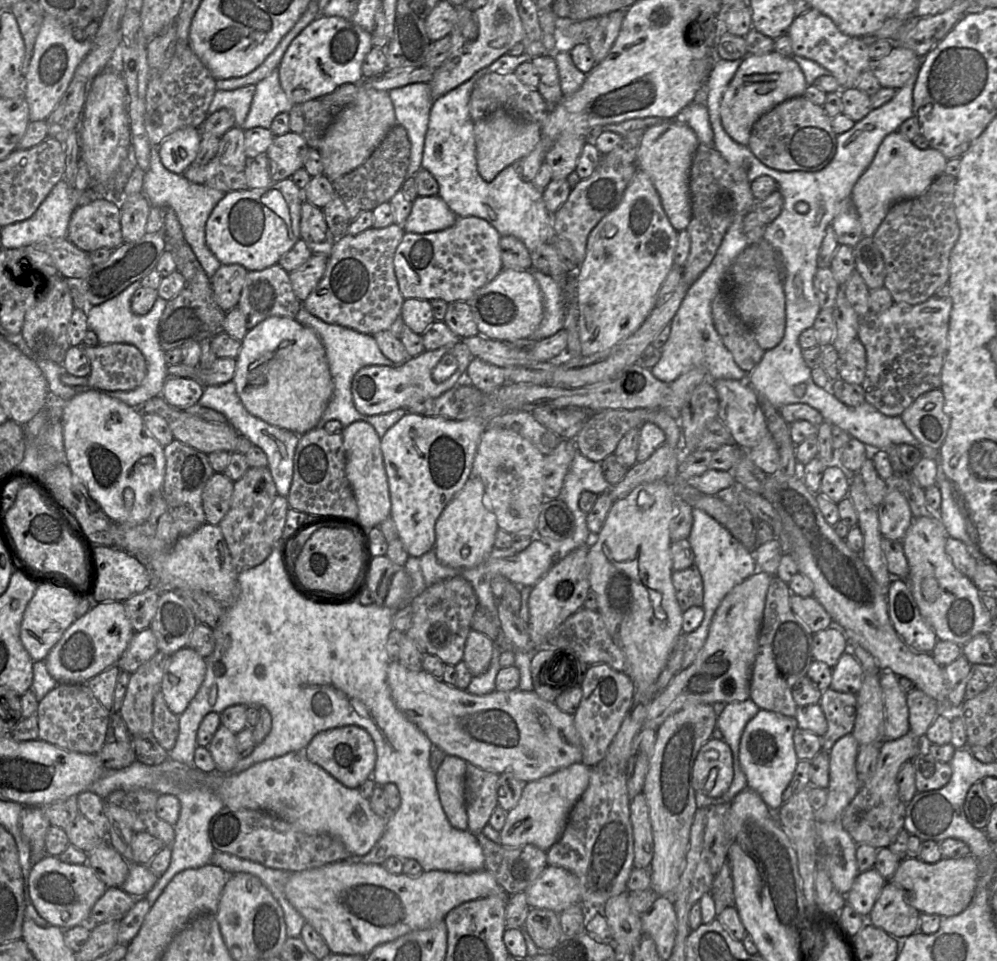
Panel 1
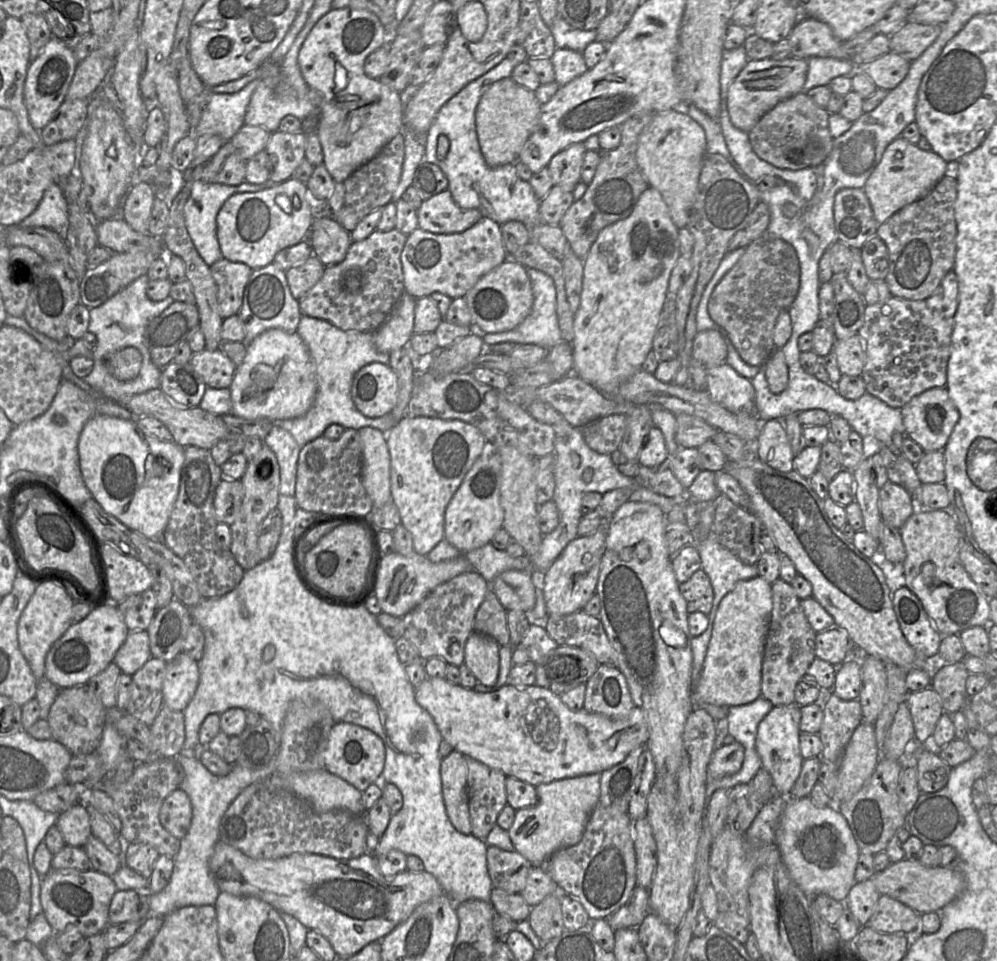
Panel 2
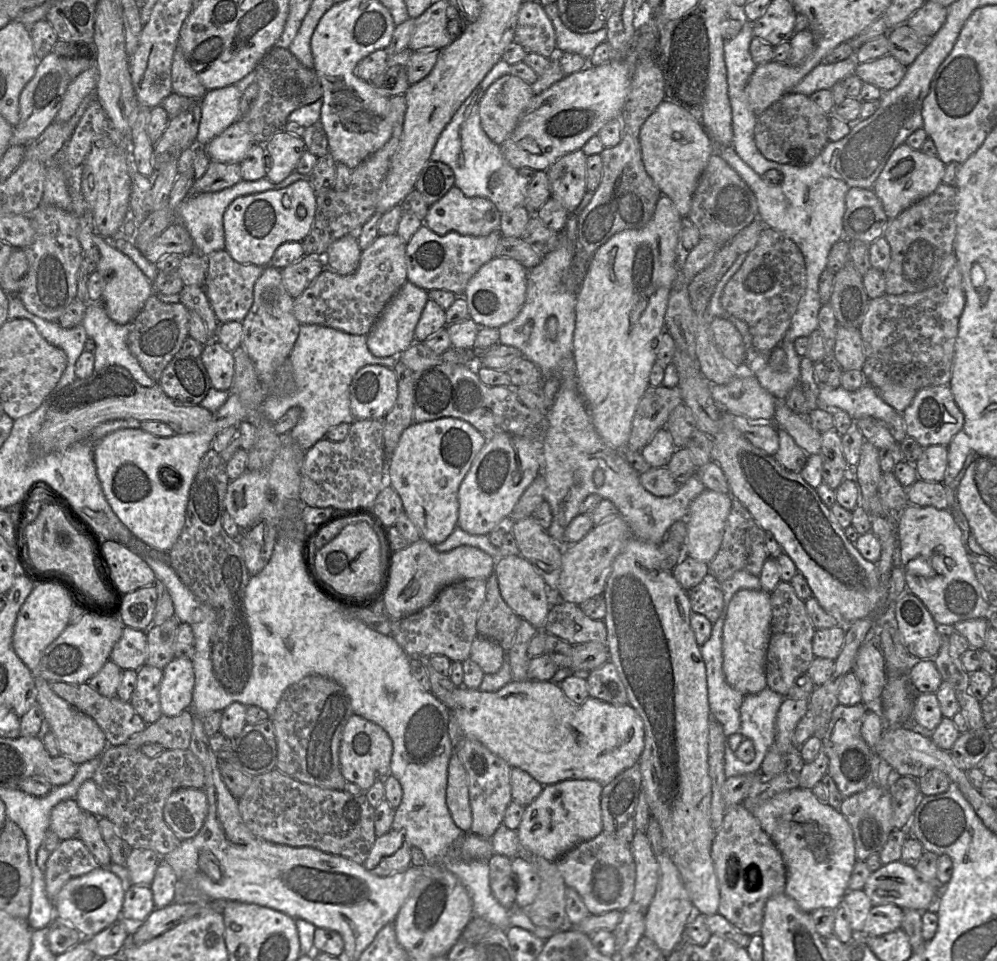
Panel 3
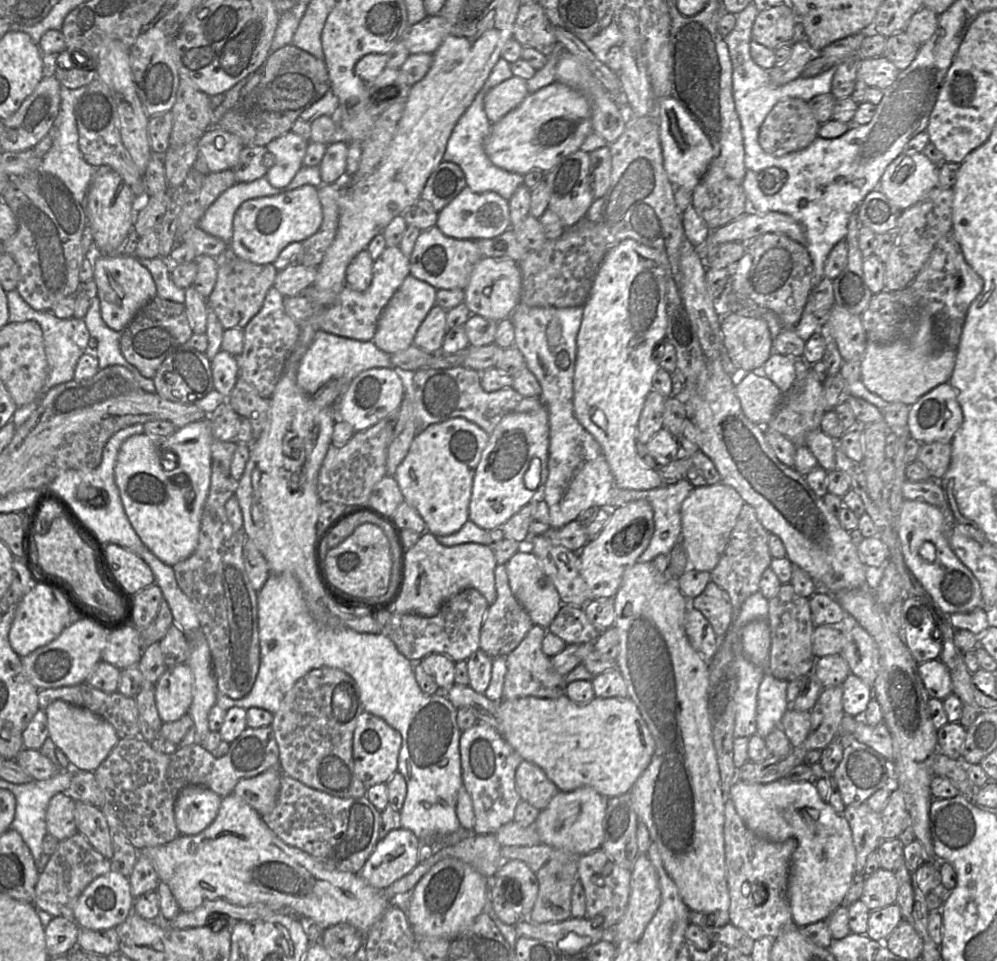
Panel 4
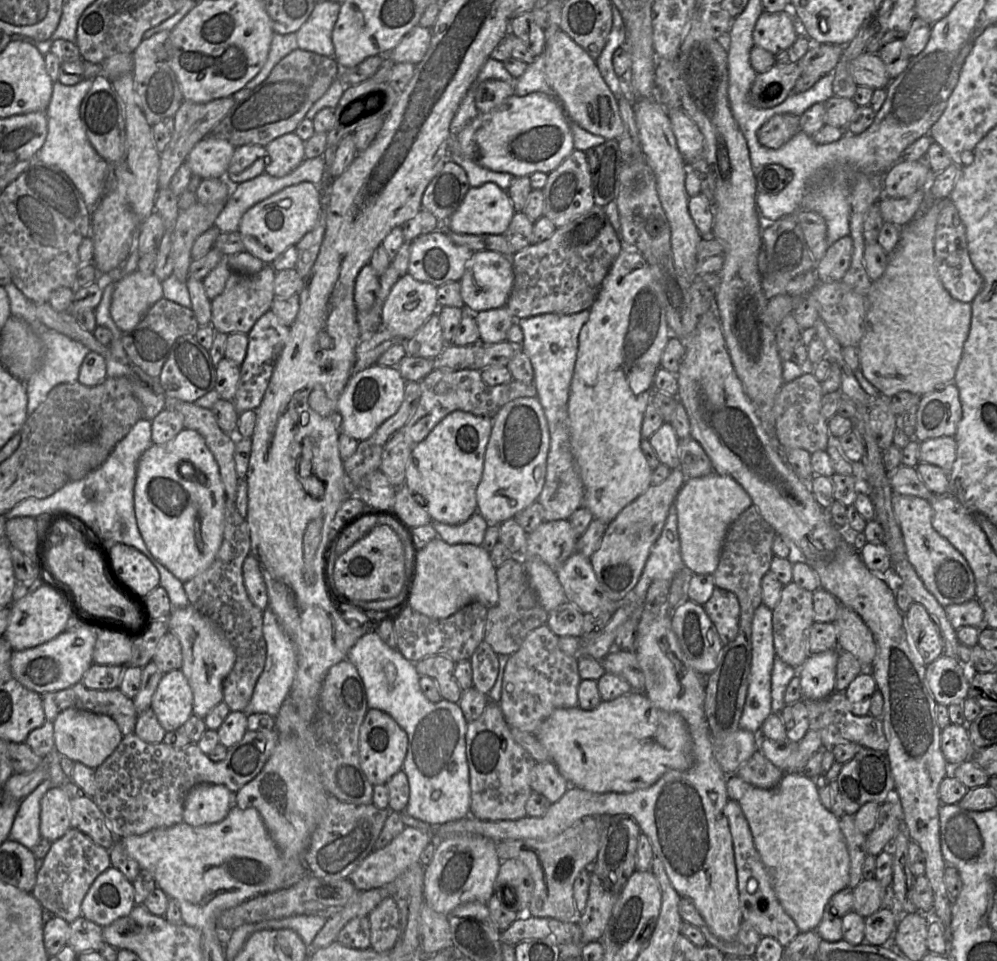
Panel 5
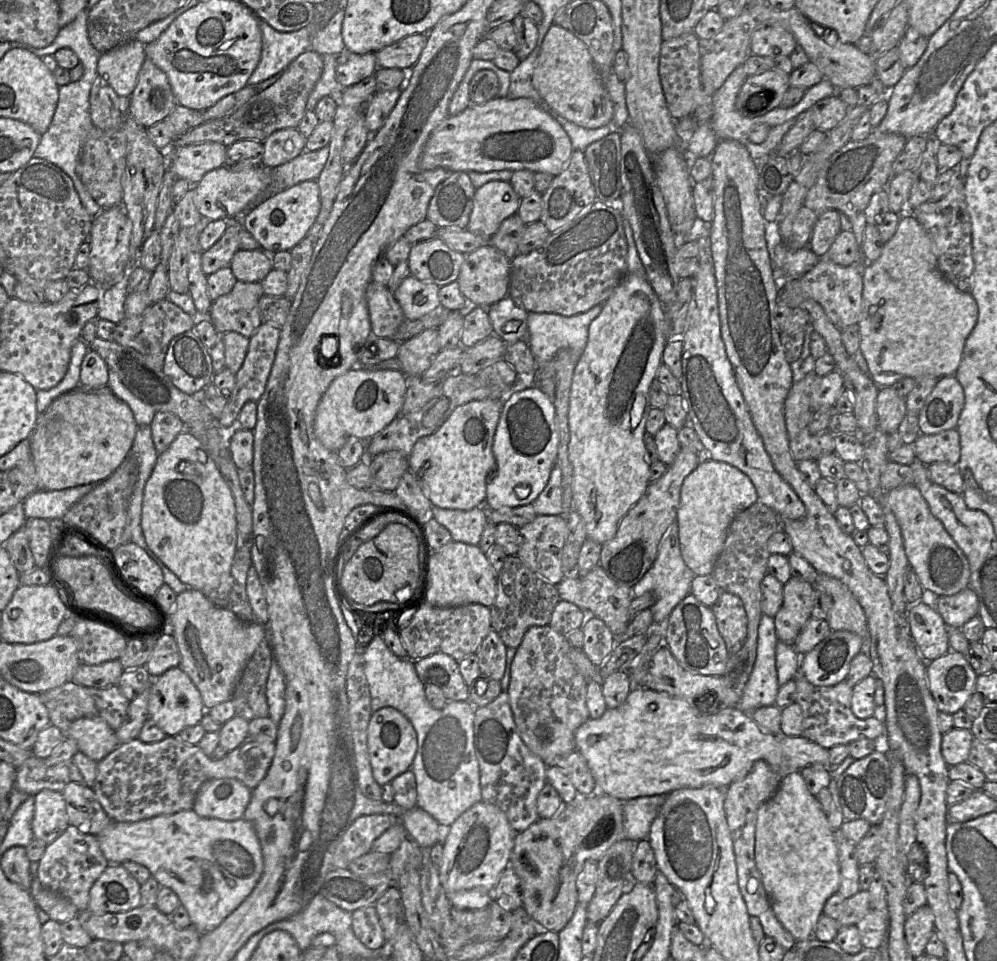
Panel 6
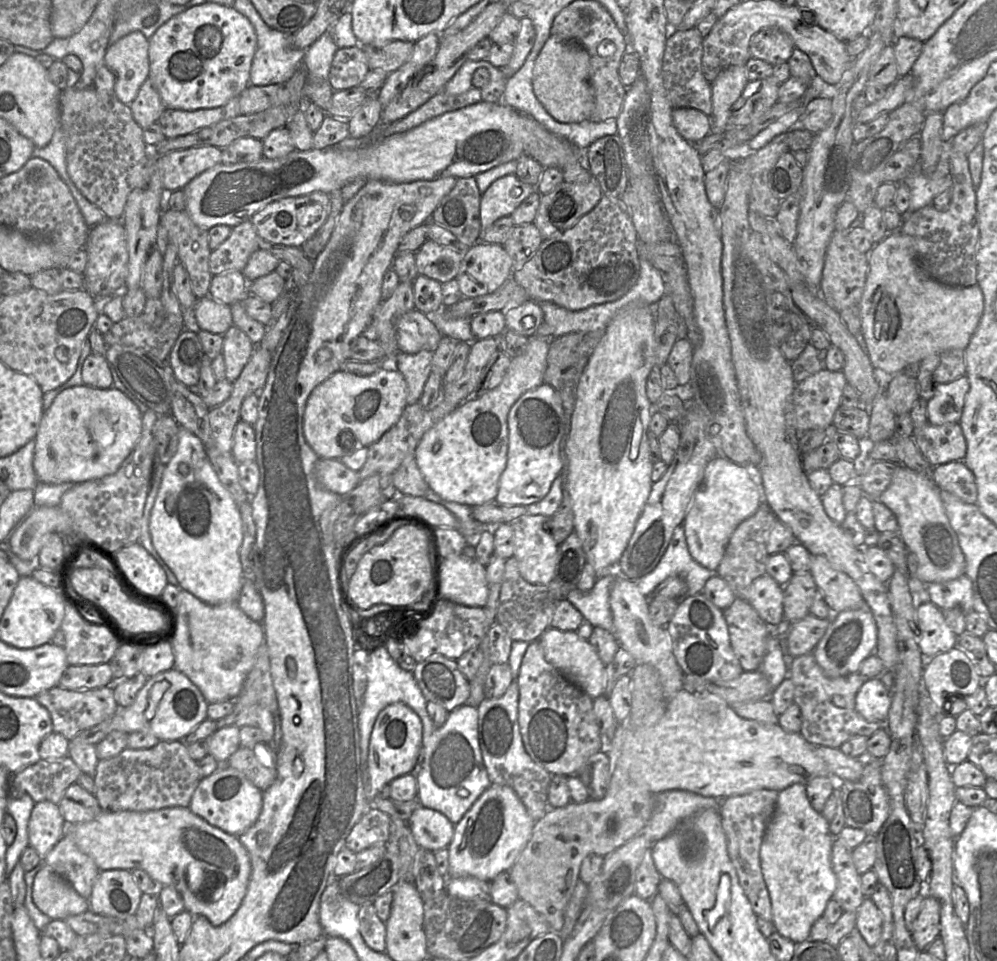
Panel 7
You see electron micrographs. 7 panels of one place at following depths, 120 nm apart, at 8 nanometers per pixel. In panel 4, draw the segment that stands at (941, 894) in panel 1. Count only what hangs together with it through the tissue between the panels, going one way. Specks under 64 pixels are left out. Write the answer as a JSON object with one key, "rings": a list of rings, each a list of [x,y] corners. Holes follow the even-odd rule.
{"rings":[[[879,868],[865,878],[860,900],[870,911],[894,904],[898,894],[898,881],[894,871]]]}

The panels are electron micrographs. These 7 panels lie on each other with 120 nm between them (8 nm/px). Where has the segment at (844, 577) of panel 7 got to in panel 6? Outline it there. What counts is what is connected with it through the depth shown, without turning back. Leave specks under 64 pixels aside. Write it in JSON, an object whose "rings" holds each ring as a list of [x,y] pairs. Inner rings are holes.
{"rings":[[[818,574],[815,586],[824,590],[832,600],[832,608],[827,620],[831,630],[845,630],[867,639],[866,615],[848,587],[838,579],[824,574]]]}

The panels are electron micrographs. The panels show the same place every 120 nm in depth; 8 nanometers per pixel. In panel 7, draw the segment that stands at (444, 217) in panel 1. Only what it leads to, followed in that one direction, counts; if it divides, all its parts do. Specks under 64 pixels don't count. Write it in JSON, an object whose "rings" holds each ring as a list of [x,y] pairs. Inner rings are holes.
{"rings":[[[515,174],[495,180],[481,195],[480,220],[482,230],[499,218],[510,216],[533,192],[535,186],[523,183]]]}

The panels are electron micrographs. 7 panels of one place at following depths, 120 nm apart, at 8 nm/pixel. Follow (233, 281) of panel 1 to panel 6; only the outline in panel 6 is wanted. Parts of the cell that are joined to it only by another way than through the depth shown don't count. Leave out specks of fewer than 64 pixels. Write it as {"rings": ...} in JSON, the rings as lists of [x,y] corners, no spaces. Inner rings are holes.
{"rings":[[[237,281],[229,293],[212,302],[208,318],[219,334],[234,331],[250,338],[263,323],[259,309],[263,295],[261,282]]]}

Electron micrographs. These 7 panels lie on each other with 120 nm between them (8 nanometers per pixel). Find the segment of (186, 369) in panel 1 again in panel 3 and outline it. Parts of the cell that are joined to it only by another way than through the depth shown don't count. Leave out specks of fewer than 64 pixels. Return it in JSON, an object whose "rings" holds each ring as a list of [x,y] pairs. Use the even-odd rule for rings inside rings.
{"rings":[[[216,340],[204,345],[200,359],[205,366],[213,388],[220,391],[229,391],[234,377],[234,358]]]}

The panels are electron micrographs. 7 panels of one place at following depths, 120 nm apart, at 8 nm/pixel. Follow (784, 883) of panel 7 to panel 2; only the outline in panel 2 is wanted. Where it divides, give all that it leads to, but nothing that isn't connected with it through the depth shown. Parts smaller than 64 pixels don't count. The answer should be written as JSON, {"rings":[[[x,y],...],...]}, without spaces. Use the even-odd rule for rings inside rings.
{"rings":[[[787,797],[787,802],[776,828],[776,841],[781,859],[792,880],[808,896],[826,894],[831,898],[845,902],[854,885],[855,870],[860,849],[852,835],[847,820],[835,805],[819,807],[810,797],[795,799]]]}

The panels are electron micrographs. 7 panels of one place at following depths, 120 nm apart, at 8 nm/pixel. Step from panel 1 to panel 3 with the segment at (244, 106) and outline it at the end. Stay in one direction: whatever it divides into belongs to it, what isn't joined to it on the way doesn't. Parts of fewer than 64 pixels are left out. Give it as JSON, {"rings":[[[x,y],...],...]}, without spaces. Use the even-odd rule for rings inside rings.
{"rings":[[[252,71],[240,81],[218,89],[211,89],[201,100],[201,120],[196,146],[206,146],[230,125],[240,119],[240,101],[246,88],[256,81]]]}

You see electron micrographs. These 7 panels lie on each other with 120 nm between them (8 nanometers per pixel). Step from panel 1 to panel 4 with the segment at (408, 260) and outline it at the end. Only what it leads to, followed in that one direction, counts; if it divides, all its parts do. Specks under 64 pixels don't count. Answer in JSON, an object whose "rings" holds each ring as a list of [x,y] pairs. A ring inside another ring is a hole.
{"rings":[[[433,226],[423,230],[418,236],[413,252],[409,257],[410,275],[427,282],[438,289],[463,289],[469,284],[472,272],[482,258],[477,241],[455,239]]]}

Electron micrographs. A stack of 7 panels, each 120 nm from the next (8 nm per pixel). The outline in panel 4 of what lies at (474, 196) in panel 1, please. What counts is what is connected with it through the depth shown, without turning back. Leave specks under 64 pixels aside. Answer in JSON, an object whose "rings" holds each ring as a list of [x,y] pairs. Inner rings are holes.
{"rings":[[[499,58],[470,105],[455,123],[443,155],[444,161],[453,162],[461,167],[465,174],[467,187],[472,191],[477,193],[493,191],[507,201],[519,186],[522,184],[525,185],[524,177],[523,175],[512,173],[495,166],[488,158],[484,149],[484,143],[490,133],[492,124],[488,121],[483,110],[483,98],[489,89],[512,76],[510,63],[503,58]]]}

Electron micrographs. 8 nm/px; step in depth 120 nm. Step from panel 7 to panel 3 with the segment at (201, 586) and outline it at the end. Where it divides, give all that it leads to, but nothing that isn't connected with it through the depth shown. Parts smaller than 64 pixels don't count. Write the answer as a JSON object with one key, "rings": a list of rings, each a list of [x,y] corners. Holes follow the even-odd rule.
{"rings":[[[230,393],[226,402],[216,412],[213,413],[212,420],[210,421],[210,423],[201,431],[188,434],[174,434],[171,437],[158,437],[151,433],[143,431],[141,428],[139,429],[127,428],[127,429],[116,430],[106,435],[102,439],[98,440],[97,442],[94,442],[92,444],[92,453],[97,476],[101,483],[104,496],[108,504],[110,505],[111,509],[113,510],[113,512],[118,516],[121,522],[132,532],[132,534],[139,540],[141,540],[149,547],[152,547],[156,550],[169,552],[169,550],[177,541],[183,529],[190,488],[198,472],[199,464],[201,462],[202,457],[205,455],[207,451],[211,449],[211,444],[213,439],[221,430],[228,428],[230,426],[238,426],[242,421],[245,420],[247,420],[245,407],[242,405],[239,397],[236,394]]]}

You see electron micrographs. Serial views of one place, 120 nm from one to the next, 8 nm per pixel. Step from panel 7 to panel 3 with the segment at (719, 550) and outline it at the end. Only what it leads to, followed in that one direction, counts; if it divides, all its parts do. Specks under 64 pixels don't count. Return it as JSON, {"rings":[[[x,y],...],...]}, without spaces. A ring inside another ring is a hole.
{"rings":[[[705,489],[692,501],[685,518],[687,539],[684,555],[704,563],[713,560],[723,539],[732,502],[730,493],[710,489]]]}

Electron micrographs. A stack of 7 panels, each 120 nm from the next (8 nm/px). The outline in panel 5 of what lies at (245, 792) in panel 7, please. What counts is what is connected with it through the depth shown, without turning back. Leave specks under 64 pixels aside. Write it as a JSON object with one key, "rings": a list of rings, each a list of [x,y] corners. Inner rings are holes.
{"rings":[[[224,785],[194,786],[184,801],[183,822],[198,827],[222,821],[233,806],[234,796]]]}

